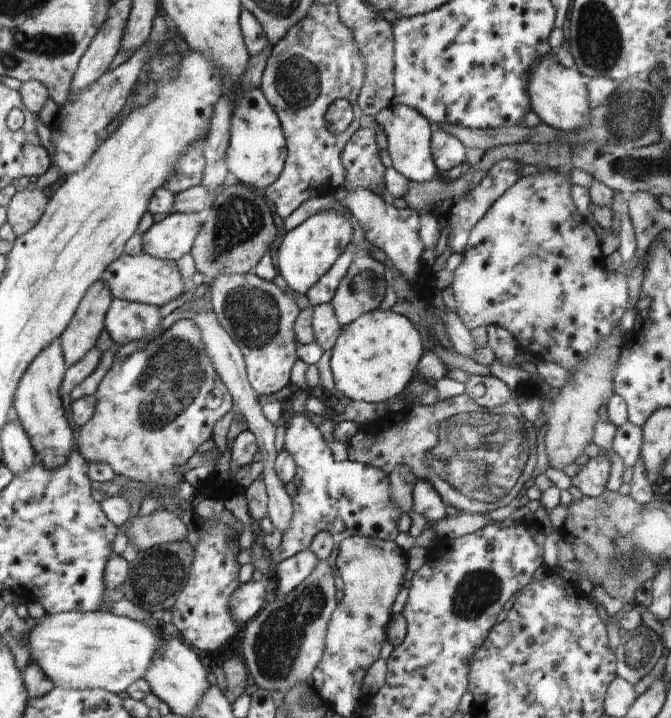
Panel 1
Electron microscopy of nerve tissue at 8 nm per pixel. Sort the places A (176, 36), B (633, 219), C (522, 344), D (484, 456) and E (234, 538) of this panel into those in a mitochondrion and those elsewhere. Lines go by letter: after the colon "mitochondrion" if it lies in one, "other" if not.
A: other
B: other
C: other
D: mitochondrion
E: other

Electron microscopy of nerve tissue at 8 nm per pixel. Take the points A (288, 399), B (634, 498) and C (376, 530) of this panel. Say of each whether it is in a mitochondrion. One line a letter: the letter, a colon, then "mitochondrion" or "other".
A: other
B: other
C: other

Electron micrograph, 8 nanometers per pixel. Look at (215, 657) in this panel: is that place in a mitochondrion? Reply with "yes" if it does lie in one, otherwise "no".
no

